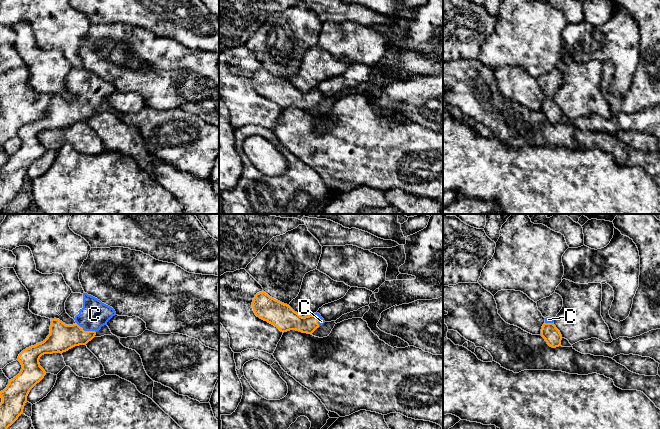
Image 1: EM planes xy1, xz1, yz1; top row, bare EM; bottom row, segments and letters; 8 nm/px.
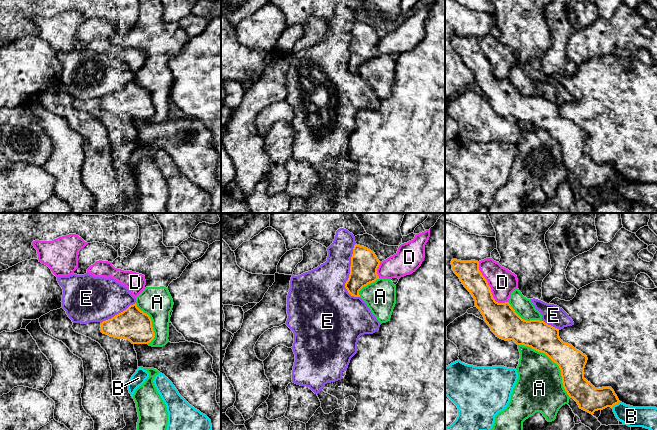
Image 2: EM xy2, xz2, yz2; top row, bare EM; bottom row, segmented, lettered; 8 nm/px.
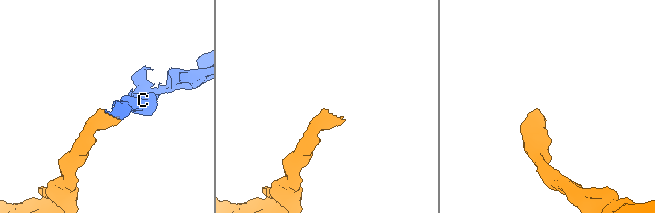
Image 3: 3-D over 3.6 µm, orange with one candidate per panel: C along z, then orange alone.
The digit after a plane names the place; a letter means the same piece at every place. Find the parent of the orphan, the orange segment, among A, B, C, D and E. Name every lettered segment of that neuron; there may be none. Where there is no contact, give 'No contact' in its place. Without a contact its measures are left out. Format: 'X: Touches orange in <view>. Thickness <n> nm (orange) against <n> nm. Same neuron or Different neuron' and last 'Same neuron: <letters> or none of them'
A: Touches orange in yz2. Thickness 240 nm (orange) against 380 nm. Different neuron
B: Touches orange in yz2. Thickness 200 nm (orange) against 160 nm. Different neuron
C: Touches orange in xy1. Thickness 220 nm (orange) against 220 nm. Same neuron
D: Touches orange in yz2. Thickness 220 nm (orange) against 220 nm. Different neuron
E: Touches orange in xz2. Thickness 220 nm (orange) against 360 nm. Different neuron
Same neuron: C

